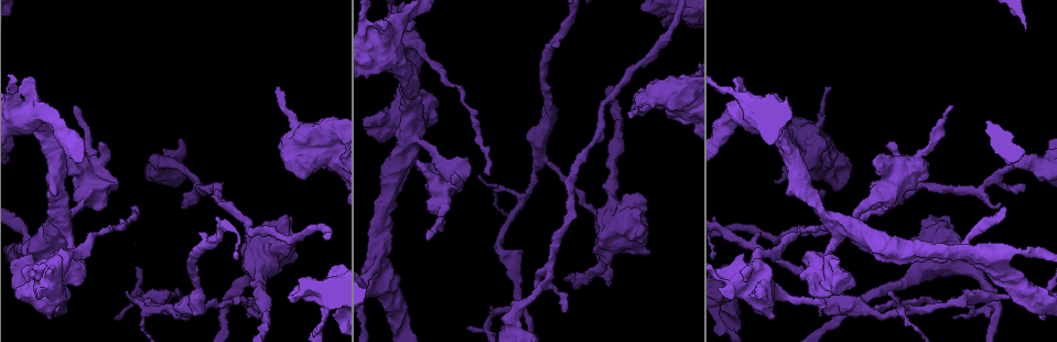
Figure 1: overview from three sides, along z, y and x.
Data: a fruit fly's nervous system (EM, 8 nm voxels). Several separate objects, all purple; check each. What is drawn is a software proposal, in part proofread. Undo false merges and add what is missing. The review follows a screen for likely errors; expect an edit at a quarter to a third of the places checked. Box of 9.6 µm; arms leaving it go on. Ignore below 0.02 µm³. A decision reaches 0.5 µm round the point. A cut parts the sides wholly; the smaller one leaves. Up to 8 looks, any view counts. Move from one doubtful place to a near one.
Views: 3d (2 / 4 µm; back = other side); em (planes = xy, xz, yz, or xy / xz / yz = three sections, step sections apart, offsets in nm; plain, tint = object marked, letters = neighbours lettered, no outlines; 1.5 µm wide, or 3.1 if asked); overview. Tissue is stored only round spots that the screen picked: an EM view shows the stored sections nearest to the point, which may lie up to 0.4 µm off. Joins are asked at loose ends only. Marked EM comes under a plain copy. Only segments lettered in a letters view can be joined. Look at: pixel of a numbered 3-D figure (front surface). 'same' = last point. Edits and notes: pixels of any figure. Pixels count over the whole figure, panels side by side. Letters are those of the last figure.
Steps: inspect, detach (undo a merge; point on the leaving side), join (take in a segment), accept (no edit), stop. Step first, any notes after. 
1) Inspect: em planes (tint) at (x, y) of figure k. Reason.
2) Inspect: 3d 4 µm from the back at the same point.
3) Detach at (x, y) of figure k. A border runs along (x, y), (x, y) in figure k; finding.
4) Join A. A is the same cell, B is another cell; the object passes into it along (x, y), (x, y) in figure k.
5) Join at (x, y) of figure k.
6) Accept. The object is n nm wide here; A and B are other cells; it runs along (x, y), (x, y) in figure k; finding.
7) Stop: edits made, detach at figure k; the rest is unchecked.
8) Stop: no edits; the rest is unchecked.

Inspect: em planes (tint) at (730, 296) of figure 1. Stops while still wide.

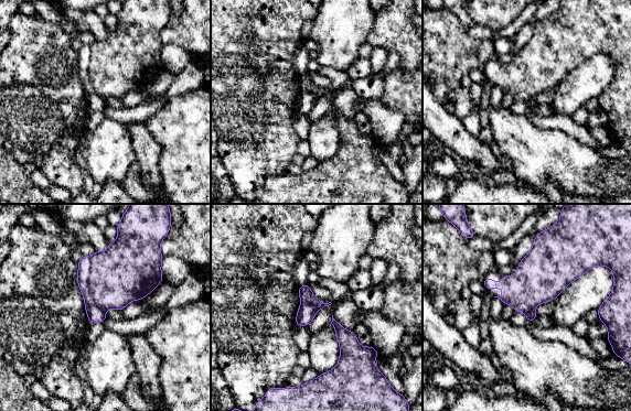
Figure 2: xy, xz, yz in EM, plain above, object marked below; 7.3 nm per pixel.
Inspect: em planes (letters) at the same point. See the neighbours.

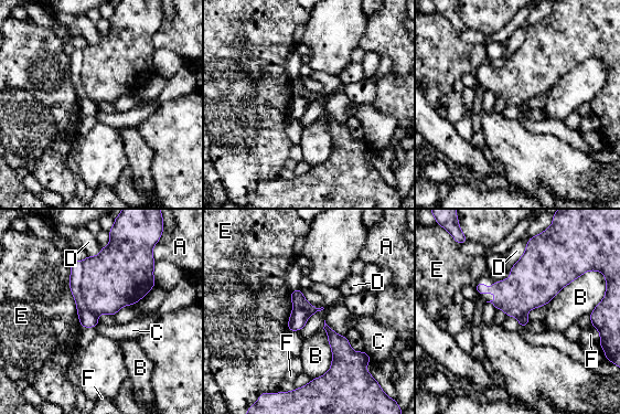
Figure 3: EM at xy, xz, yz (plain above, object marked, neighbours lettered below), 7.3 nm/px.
Detach at (113, 279) of figure 3. A, B, C, D, E and F are other cells; a border runs along (81, 262), (82, 298), (96, 316) in figure 3; two cells meet here.

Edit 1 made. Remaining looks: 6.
Inspect: overview. See it whole again.

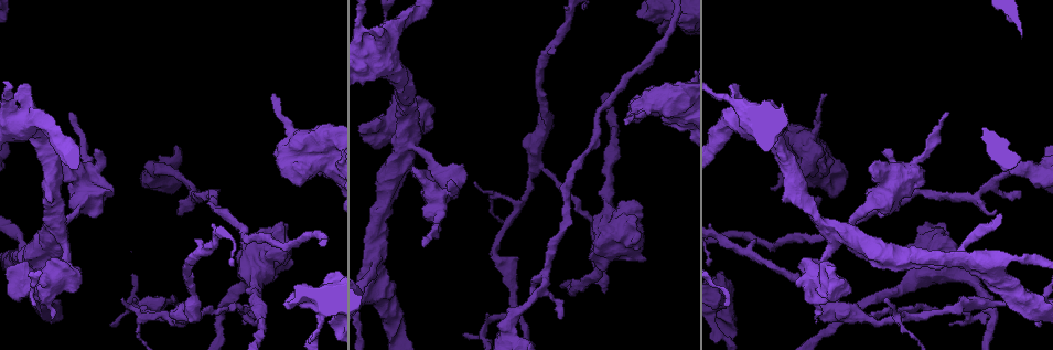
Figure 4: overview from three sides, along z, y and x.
Inspect: em planes (tint) at (815, 319) of figure 4. An open end.

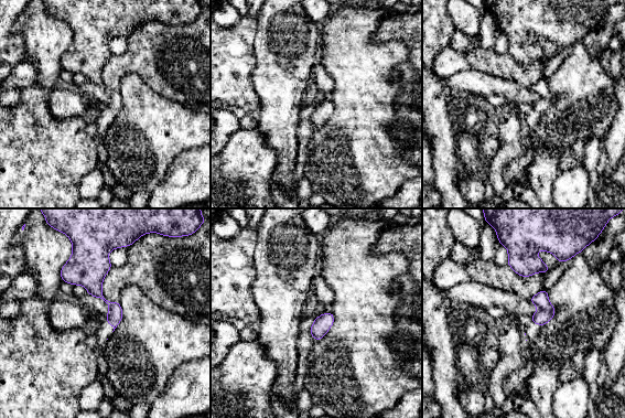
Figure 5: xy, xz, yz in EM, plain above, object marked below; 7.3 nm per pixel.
Inspect: em planes (letters) at the same point.

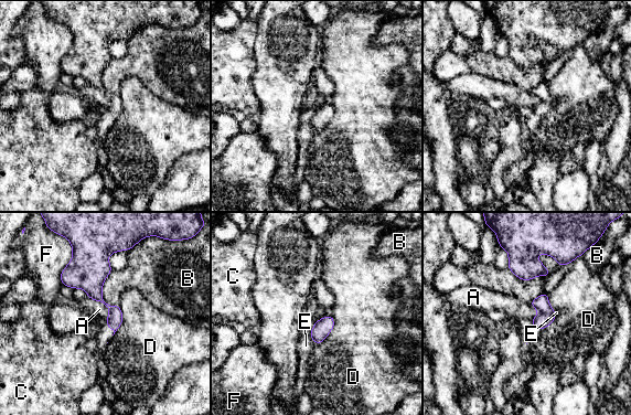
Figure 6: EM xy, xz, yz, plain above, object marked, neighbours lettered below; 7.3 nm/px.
Accept. A, B, C, D, E and F are other cells; no lettered segment goes on from it.

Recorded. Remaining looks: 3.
Inspect: 3d 4 µm at (755, 241) of figure 4. Branch stops here.

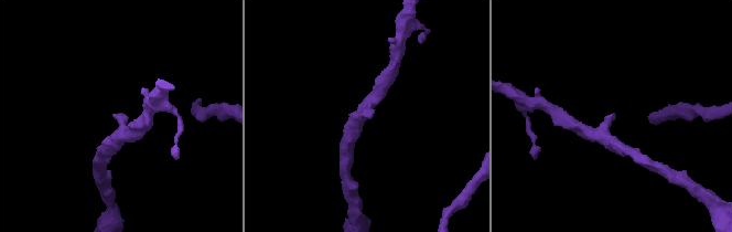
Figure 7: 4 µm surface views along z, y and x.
Inspect: em planes (letters) at (122, 113) of figure 7. The arms are 200, 220 nm wide; need the tissue.

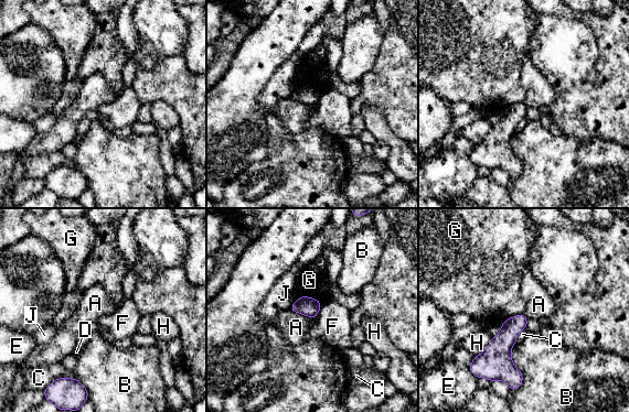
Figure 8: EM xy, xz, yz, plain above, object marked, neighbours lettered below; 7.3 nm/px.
Accept. A, B, C, D, E, F, G, H and J are other cells; a border runs along (290, 308), (310, 317) in figure 8; no lettered segment goes on from it.

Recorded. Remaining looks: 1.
Stop: edits made, detach at figure 3; the rest is unchecked.

